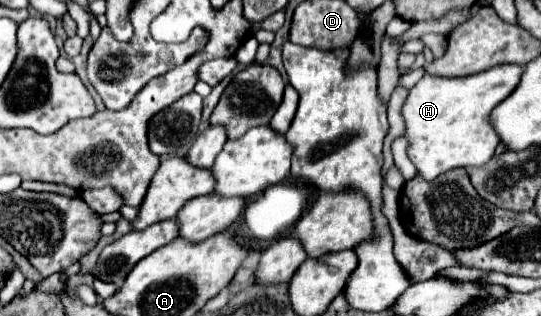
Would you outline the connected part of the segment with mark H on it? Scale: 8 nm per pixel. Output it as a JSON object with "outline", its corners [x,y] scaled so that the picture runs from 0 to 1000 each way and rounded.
{"outline":[[[926,203],[926,209],[911,209],[896,228],[885,228],[874,241],[856,241],[856,247],[811,247],[811,241],[786,234],[756,285],[756,297],[741,335],[741,367],[749,380],[745,430],[756,449],[756,468],[752,468],[756,506],[767,519],[778,563],[800,570],[830,538],[863,532],[863,525],[893,525],[896,513],[908,506],[922,437],[919,437],[915,411],[904,399],[904,361],[926,316],[933,316],[952,285],[963,234],[967,234],[963,203]]]}

